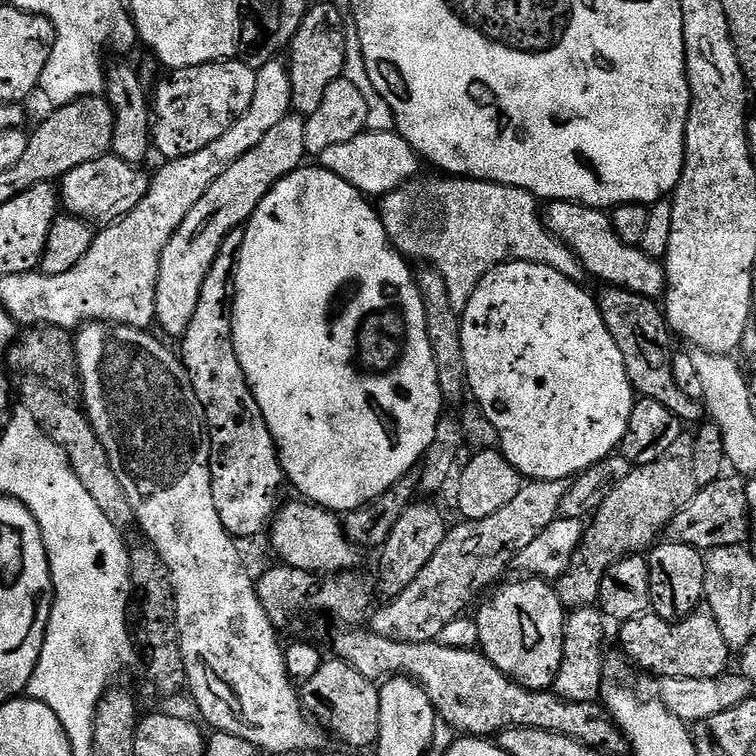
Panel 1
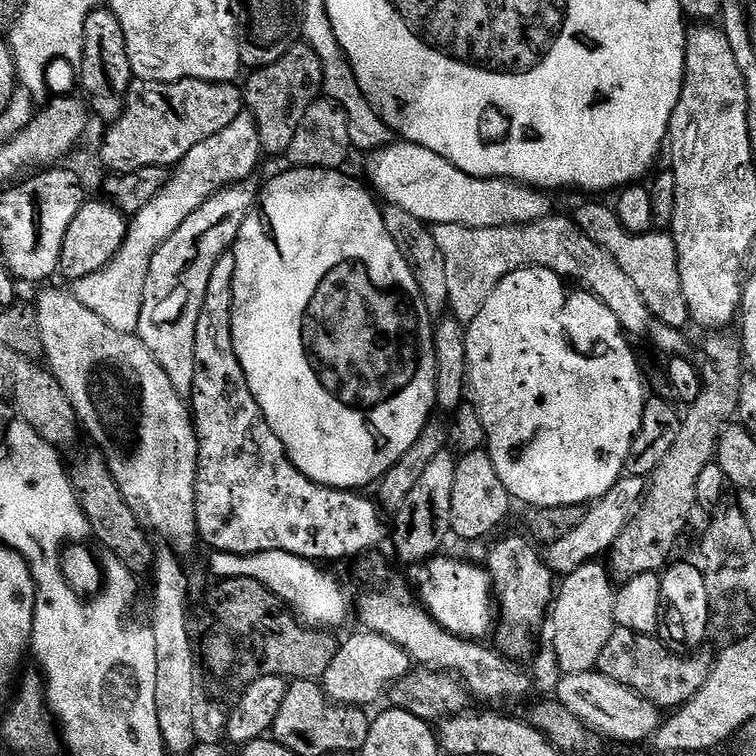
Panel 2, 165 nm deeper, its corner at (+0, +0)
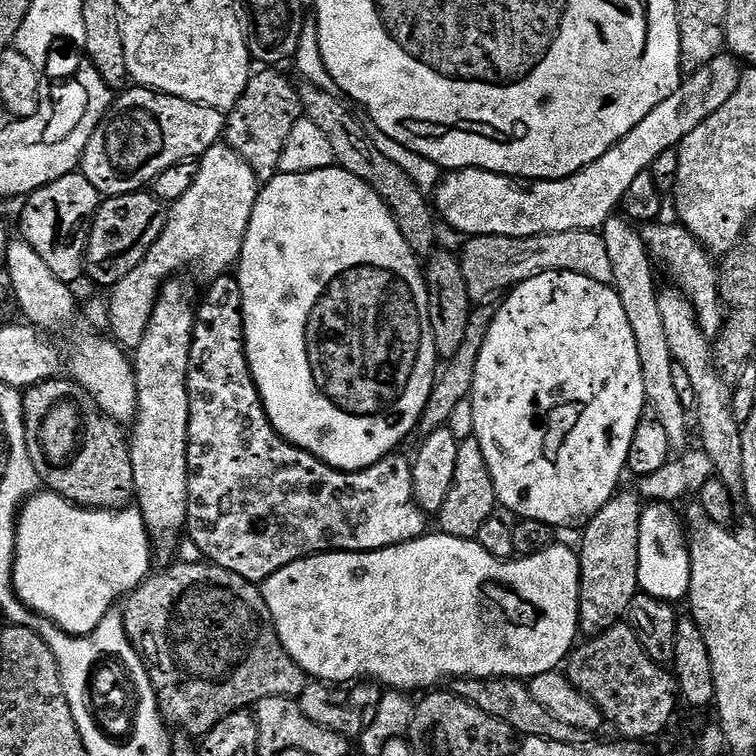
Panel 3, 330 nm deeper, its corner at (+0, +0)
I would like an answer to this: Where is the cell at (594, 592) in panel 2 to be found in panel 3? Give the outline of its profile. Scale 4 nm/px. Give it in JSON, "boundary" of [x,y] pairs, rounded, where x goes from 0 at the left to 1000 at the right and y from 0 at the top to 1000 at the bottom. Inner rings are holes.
{"boundary":[[[816,649],[791,680],[776,689],[772,716],[765,720],[767,737],[767,836],[782,844],[792,836],[799,836],[807,828],[821,824],[829,816],[833,796],[847,782],[844,770],[844,712],[847,710],[847,679],[849,661],[840,649]]]}

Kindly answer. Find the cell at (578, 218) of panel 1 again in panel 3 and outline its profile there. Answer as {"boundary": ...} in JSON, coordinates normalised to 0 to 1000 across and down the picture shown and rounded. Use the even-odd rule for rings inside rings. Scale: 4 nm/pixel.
{"boundary":[[[864,294],[847,302],[847,312],[854,320],[857,333],[869,351],[878,349],[881,358],[889,364],[888,374],[909,394],[921,409],[921,423],[934,447],[946,451],[958,430],[958,401],[952,393],[952,368],[948,351],[935,328],[926,323],[898,295],[878,296]]]}

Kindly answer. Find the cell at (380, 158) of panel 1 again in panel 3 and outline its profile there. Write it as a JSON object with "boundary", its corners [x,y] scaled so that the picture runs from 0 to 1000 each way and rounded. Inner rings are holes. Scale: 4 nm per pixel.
{"boundary":[[[967,71],[946,74],[934,87],[919,91],[914,98],[906,99],[899,112],[881,130],[881,135],[870,135],[833,177],[828,177],[816,190],[796,209],[776,217],[769,228],[758,233],[750,233],[742,238],[706,238],[694,241],[687,235],[665,233],[657,228],[644,228],[636,222],[606,222],[594,226],[577,246],[574,255],[574,275],[598,299],[603,307],[615,307],[615,313],[626,312],[668,312],[669,315],[701,315],[717,310],[733,310],[734,307],[753,307],[754,304],[784,304],[798,303],[799,296],[816,276],[820,275],[823,262],[833,247],[833,241],[844,235],[844,230],[858,226],[870,209],[870,204],[881,204],[898,196],[901,188],[913,177],[913,172],[934,161],[944,146],[955,146],[976,116],[980,81]]]}

